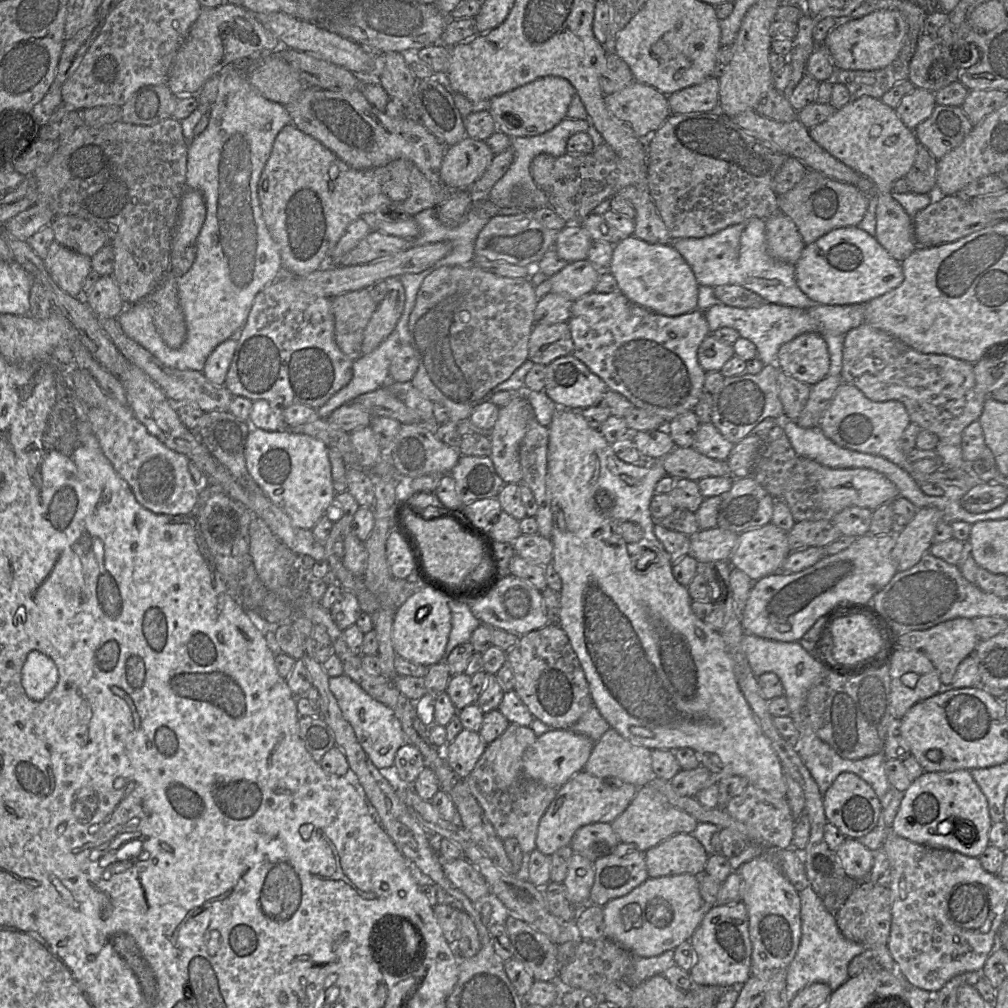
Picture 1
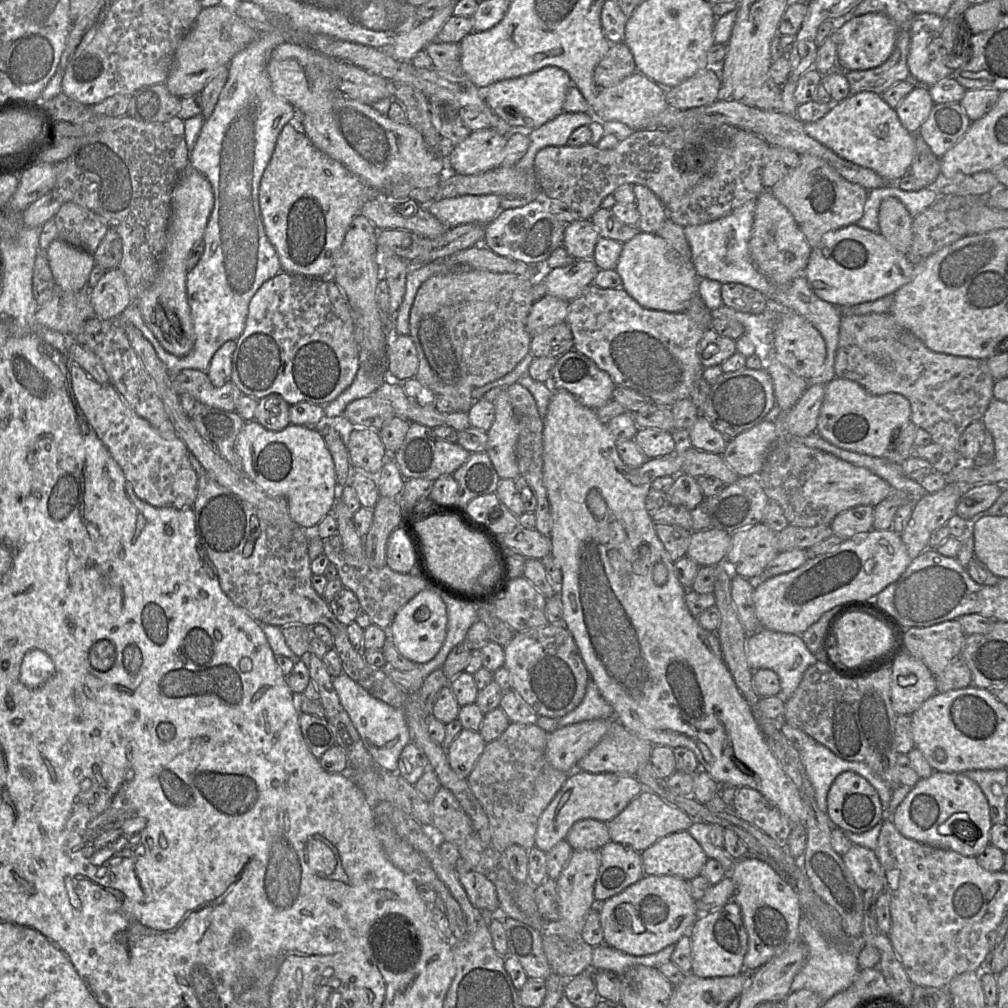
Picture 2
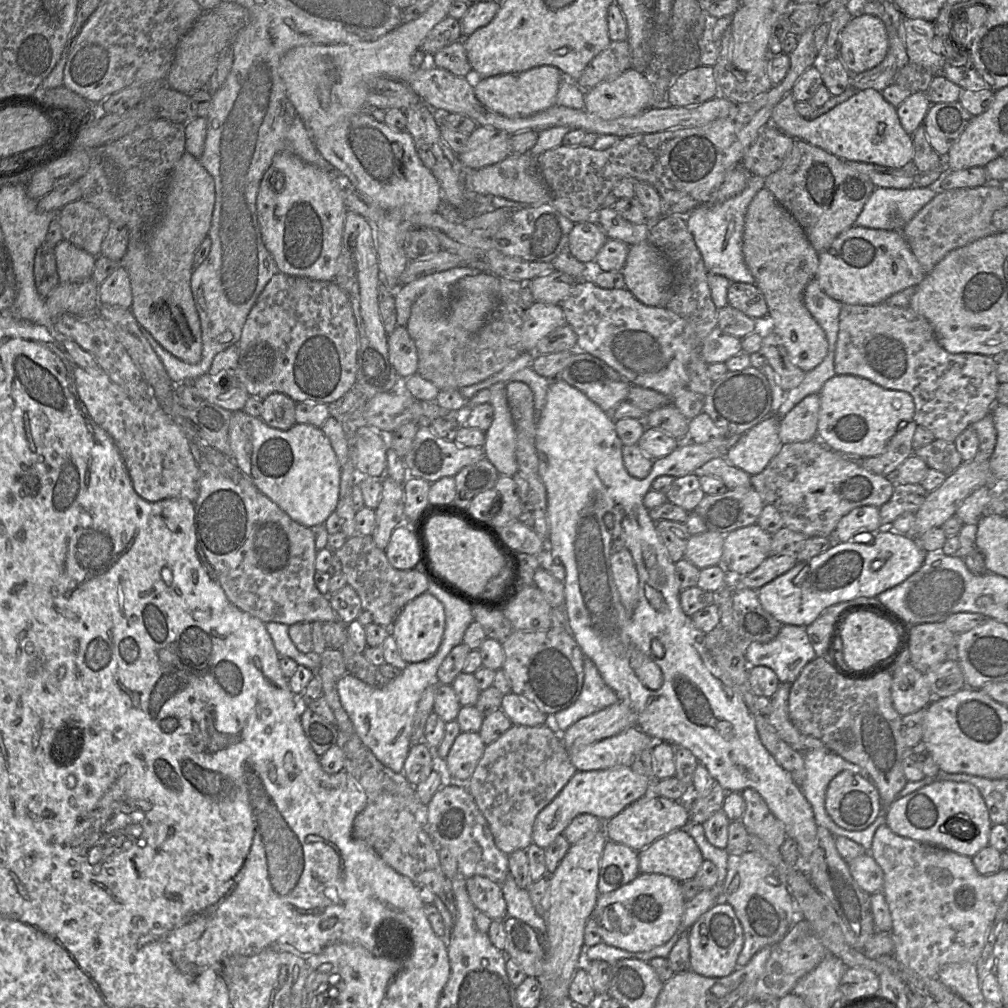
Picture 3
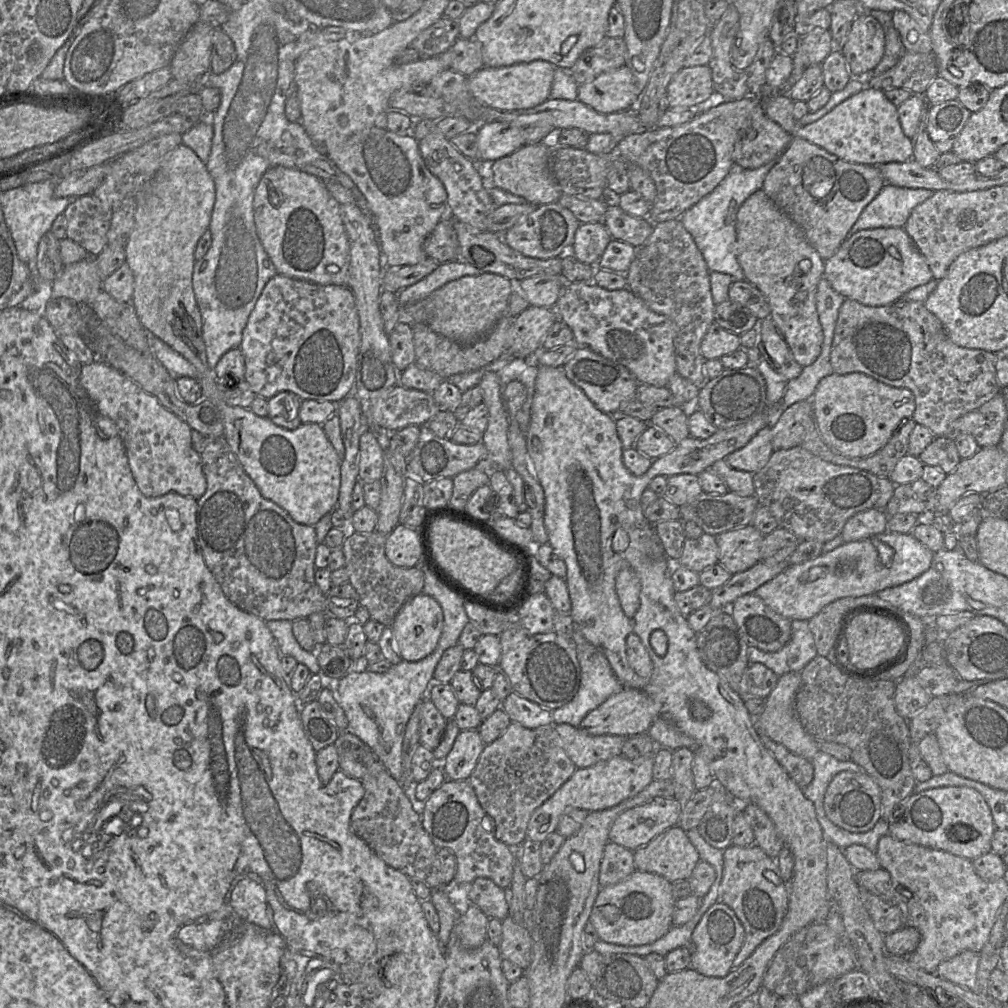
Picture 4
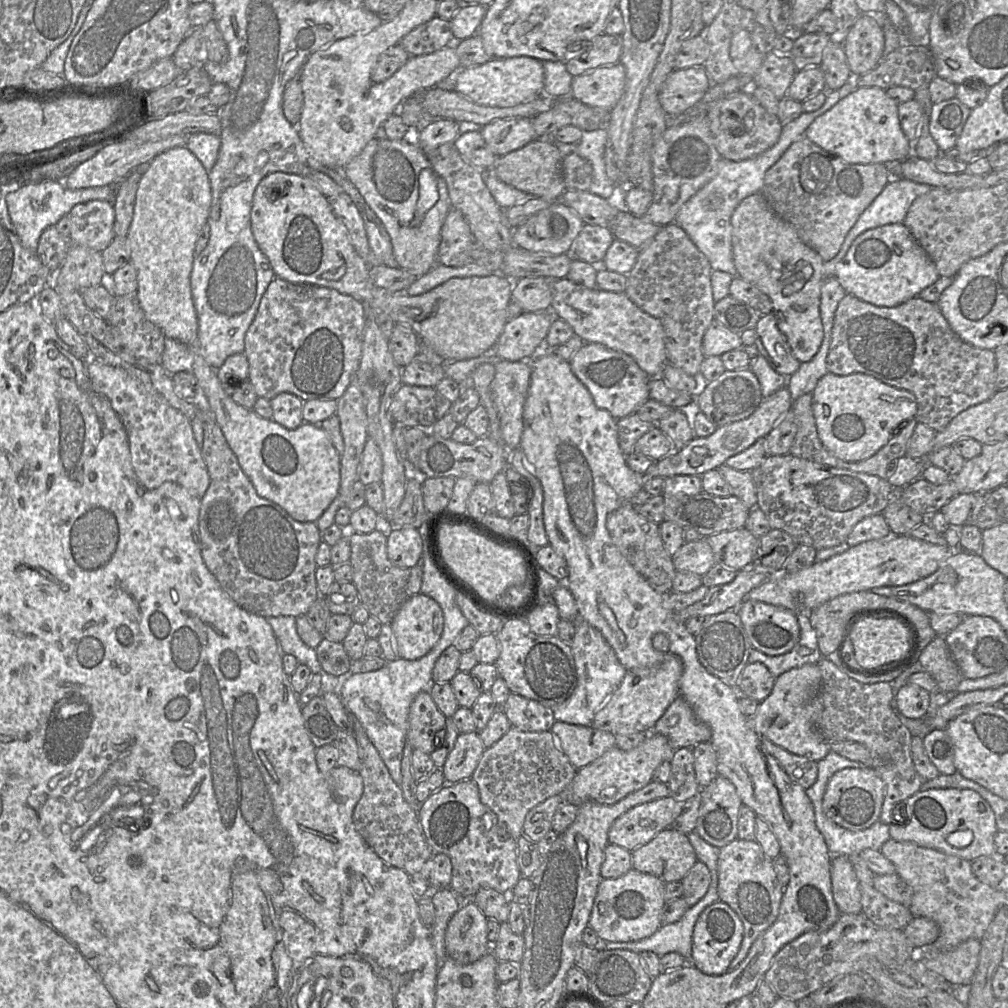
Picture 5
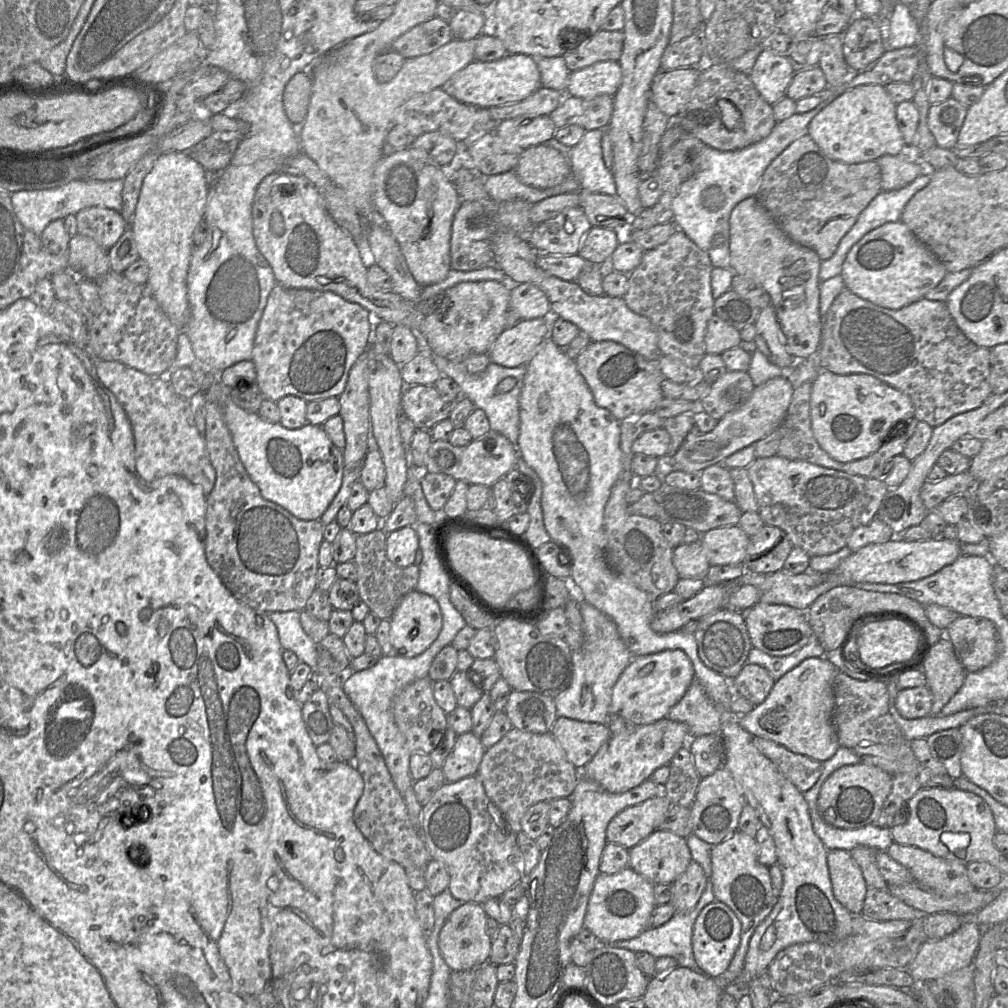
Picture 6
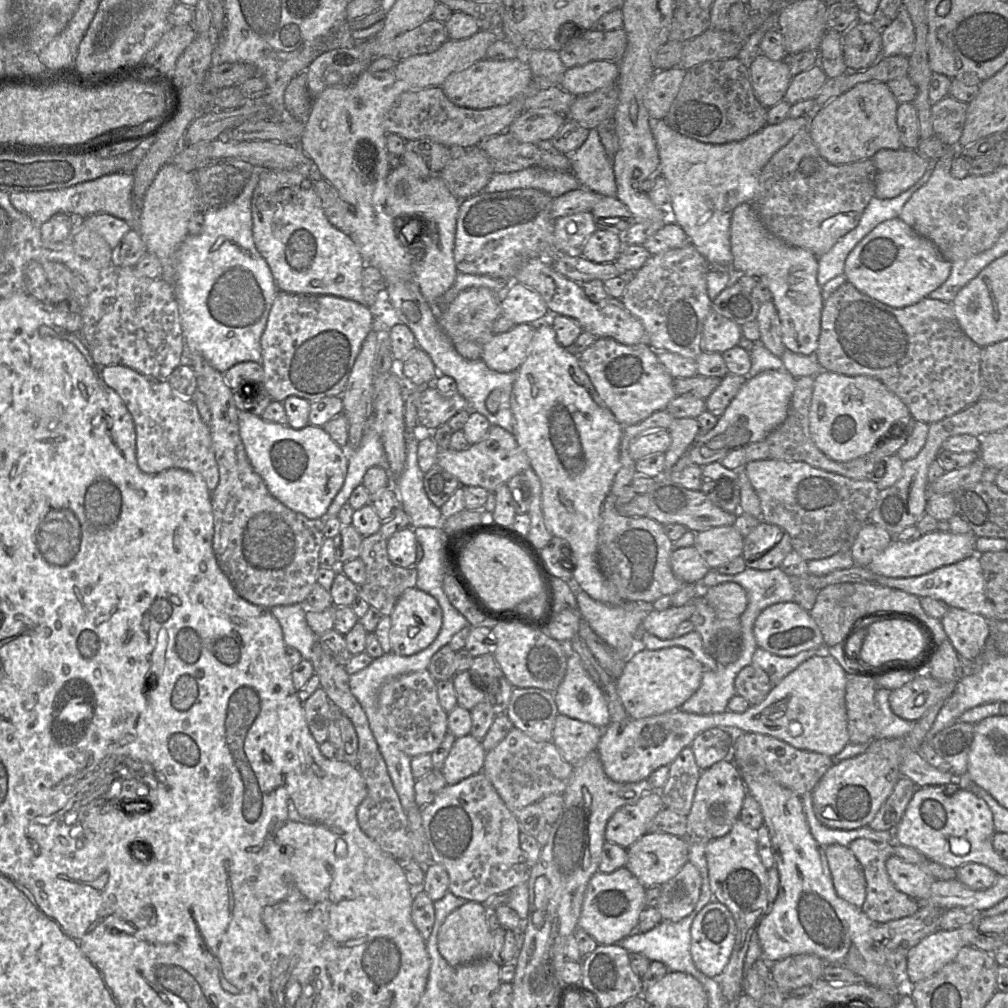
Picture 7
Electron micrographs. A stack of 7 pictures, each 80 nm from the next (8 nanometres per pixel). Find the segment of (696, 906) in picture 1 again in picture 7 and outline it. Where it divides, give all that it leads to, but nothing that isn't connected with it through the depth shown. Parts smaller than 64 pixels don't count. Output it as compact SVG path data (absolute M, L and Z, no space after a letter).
M625 867L612 873L597 871L587 885L578 928L591 935L598 945L619 943L630 936L638 924L639 915L646 907L645 890Z

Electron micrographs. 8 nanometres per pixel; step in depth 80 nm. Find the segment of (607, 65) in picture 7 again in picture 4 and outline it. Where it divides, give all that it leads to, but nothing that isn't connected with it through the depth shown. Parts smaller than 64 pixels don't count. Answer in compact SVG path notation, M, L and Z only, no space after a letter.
M626 65L604 72L578 87L578 100L601 114L635 108L641 95L642 91Z

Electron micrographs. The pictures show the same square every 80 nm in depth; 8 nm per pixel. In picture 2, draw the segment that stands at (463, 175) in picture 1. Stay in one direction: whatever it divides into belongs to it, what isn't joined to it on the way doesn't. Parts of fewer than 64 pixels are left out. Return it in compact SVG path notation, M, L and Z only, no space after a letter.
M492 128L470 132L466 139L451 146L447 168L459 175L475 175L502 165L508 137Z

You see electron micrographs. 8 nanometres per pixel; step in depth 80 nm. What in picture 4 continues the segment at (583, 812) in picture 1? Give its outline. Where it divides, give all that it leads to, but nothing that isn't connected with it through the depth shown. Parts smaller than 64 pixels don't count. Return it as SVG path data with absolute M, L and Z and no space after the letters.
M655 752L635 760L629 760L621 754L588 768L577 768L569 780L533 812L527 826L527 838L542 843L557 830L559 819L567 808L589 812L605 810L637 795L653 780L654 758Z

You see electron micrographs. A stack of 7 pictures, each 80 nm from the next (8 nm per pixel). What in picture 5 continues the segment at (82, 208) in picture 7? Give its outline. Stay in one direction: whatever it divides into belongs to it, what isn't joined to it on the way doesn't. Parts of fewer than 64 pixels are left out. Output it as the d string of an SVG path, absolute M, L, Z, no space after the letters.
M42 180L28 182L17 190L10 190L5 194L5 200L10 219L21 244L29 250L36 251L42 233L67 215L75 205L92 200L113 202L115 192L116 185L69 189L63 181Z

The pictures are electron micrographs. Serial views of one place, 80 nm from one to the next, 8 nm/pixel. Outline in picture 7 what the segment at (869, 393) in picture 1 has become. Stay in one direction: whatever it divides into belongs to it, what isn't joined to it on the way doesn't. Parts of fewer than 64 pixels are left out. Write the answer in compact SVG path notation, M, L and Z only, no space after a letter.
M846 281L823 303L820 322L820 335L815 357L821 365L823 371L834 372L847 376L867 375L880 380L890 391L895 393L903 401L915 421L922 421L927 424L932 424L964 410L981 398L982 387L980 364L982 349L982 347L978 346L963 332L957 321L951 303L924 298L911 306L896 309L861 293L852 284Z

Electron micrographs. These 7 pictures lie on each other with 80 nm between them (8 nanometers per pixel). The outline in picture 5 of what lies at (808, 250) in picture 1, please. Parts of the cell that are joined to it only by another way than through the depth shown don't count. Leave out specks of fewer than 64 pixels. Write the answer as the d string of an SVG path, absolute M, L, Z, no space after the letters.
M903 223L877 227L859 235L836 265L833 277L847 294L874 306L889 308L918 297L940 278L934 262Z

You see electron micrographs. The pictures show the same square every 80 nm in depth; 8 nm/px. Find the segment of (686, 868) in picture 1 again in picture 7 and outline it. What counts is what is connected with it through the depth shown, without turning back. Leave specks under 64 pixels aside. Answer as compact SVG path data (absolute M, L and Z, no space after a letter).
M646 833L627 849L625 865L645 888L662 885L688 862L689 841L669 833Z

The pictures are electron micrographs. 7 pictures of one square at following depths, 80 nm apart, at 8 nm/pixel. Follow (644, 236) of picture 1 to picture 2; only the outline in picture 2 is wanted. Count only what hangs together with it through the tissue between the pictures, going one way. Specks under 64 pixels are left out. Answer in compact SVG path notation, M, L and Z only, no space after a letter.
M633 185L635 205L639 212L637 228L640 232L656 234L666 220L666 212L660 199L646 186Z

